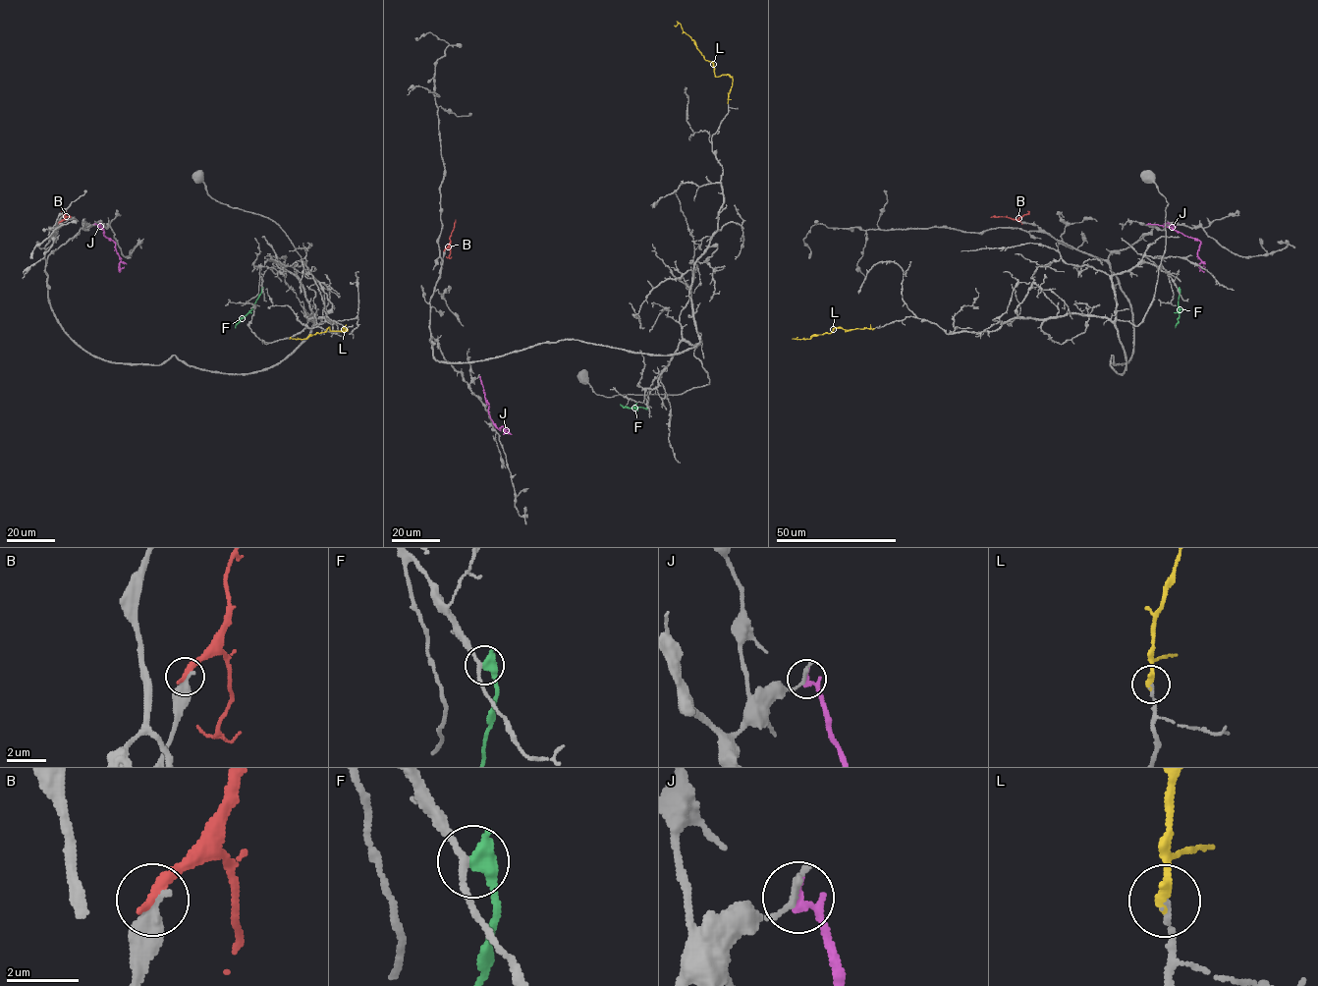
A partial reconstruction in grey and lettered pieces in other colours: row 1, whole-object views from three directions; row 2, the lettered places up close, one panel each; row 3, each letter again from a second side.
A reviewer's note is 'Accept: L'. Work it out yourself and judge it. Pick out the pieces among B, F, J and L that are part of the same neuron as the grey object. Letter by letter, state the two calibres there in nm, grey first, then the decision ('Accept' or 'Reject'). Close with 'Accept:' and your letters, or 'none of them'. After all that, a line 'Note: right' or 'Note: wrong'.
B: Thickness 550 nm (grey) against 320 nm. Reject
F: Thickness 180 nm (grey) against 550 nm. Reject
J: Thickness 200 nm (grey) against 280 nm. Reject
L: Thickness 140 nm (grey) against 300 nm. Accept
Accept: L
Note: right

